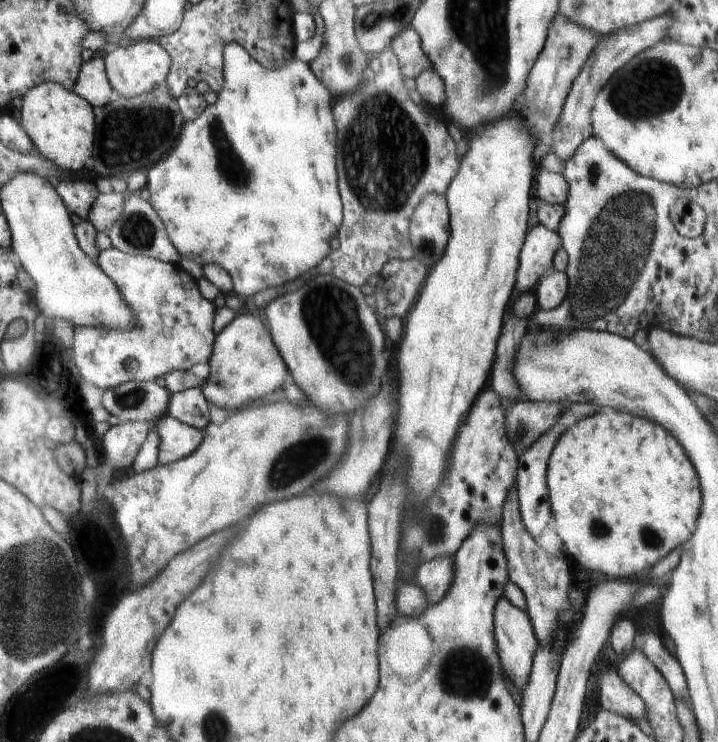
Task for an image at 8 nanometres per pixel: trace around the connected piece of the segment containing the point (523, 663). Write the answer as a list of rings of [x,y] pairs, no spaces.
[[[505,596],[500,597],[495,606],[494,621],[495,638],[504,674],[512,682],[512,688],[520,692],[522,688],[526,688],[534,664],[534,654],[538,652],[534,626],[530,626],[531,618],[526,616],[526,612],[512,605]]]

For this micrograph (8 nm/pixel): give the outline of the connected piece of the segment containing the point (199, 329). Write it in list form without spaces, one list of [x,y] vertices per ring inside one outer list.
[[[116,247],[102,251],[98,262],[124,293],[126,300],[136,311],[139,322],[131,331],[119,331],[107,326],[77,327],[72,348],[73,358],[84,381],[105,392],[130,381],[155,381],[167,372],[185,371],[195,364],[210,360],[215,346],[212,320],[216,310],[212,302],[200,296],[197,281],[179,262],[167,263],[154,257],[128,254]]]

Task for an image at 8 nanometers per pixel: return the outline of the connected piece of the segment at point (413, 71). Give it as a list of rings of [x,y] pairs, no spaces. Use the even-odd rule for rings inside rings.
[[[411,27],[399,32],[392,39],[390,48],[398,55],[405,76],[412,80],[424,70],[433,68],[431,60],[422,51],[420,36]]]

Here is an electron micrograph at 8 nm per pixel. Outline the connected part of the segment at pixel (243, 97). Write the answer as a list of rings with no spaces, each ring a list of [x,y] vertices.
[[[226,43],[222,54],[224,85],[217,96],[217,102],[207,105],[198,118],[185,121],[180,134],[180,144],[172,151],[172,156],[168,156],[160,166],[156,165],[147,170],[146,187],[151,192],[150,201],[159,212],[169,239],[181,256],[197,262],[200,266],[208,263],[222,265],[232,279],[233,294],[244,300],[244,296],[255,296],[260,291],[281,287],[304,274],[306,270],[316,268],[316,264],[320,264],[330,252],[330,240],[336,236],[338,226],[342,224],[342,202],[336,182],[336,128],[330,108],[334,100],[309,64],[295,56],[279,68],[268,69],[252,58],[241,43]]]

